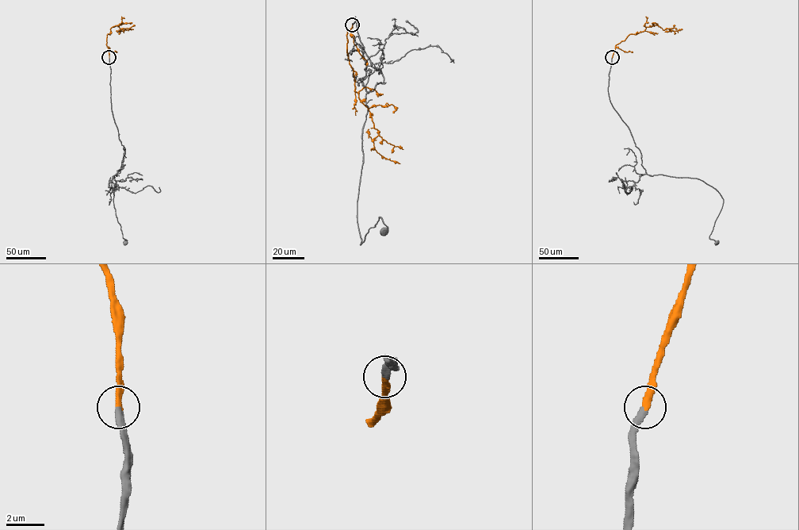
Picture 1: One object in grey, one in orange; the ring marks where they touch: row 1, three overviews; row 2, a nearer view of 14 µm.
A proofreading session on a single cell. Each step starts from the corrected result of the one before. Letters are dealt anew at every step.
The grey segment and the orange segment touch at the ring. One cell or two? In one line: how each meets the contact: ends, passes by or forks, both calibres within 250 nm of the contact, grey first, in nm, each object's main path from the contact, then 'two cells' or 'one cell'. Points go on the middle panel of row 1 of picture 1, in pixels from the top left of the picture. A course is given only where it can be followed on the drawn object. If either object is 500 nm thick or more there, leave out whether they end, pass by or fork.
grey ends | orange ends | 360/340 nm | grey via (352, 24), (355, 17), (362, 48), (384, 79), (365, 95), (361, 244), (379, 217), (383, 230) | orange via (352, 24), (346, 36), (347, 52), (354, 91), (378, 131), (374, 149), (399, 163) | one cell

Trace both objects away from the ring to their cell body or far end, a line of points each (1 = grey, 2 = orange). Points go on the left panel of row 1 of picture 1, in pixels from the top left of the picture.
1: (108, 58), (111, 110), (125, 150), (112, 186), (124, 242)
2: (108, 58), (106, 38), (110, 28), (118, 25), (120, 30), (122, 28), (120, 31), (133, 29)

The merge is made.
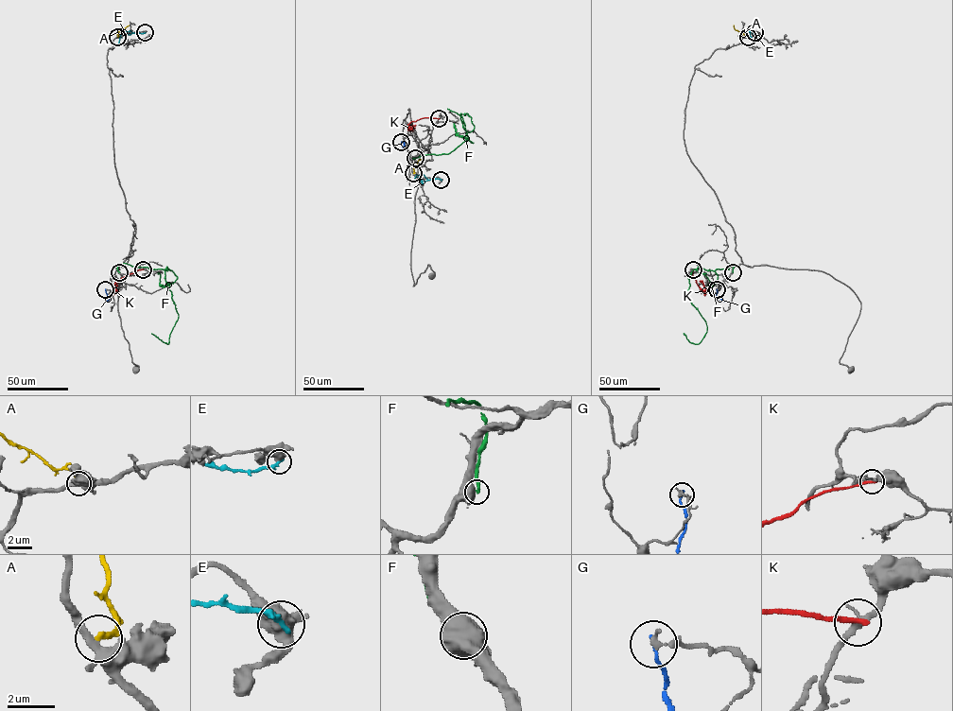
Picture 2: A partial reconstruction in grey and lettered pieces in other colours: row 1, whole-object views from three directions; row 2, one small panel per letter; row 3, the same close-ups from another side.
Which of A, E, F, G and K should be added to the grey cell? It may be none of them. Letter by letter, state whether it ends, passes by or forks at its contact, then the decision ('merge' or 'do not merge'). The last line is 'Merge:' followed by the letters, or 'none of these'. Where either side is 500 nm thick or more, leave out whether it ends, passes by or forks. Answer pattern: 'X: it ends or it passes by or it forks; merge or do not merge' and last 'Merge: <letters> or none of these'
A: it ends; do not merge
E: do not merge
F: do not merge
G: it ends; do not merge
K: it ends; do not merge
Merge: none of these

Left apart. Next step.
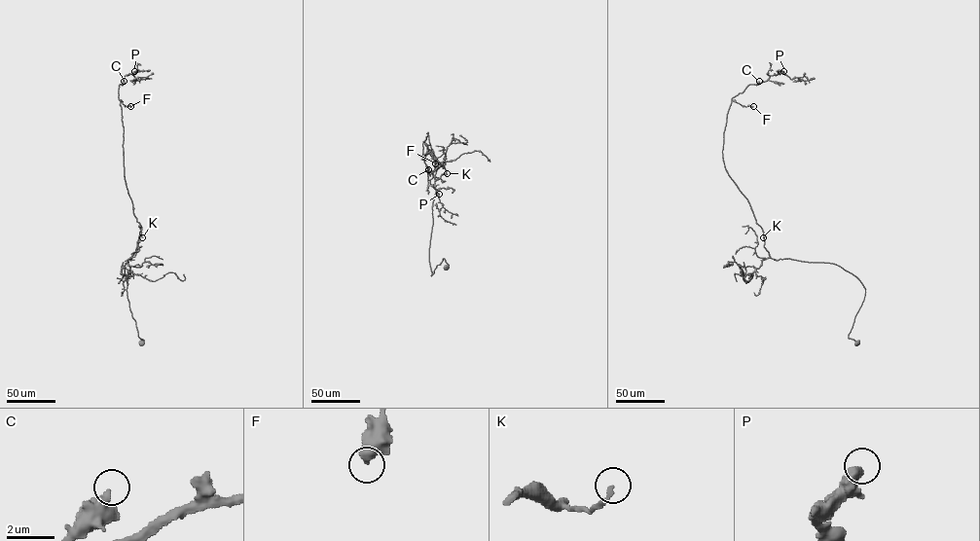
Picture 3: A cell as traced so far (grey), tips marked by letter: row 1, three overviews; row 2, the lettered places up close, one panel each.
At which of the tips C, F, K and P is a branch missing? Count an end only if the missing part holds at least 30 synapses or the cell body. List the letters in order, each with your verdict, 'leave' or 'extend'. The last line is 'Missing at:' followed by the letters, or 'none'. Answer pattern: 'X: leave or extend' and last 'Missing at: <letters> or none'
C: leave
F: leave
K: extend
P: leave
Missing at: K

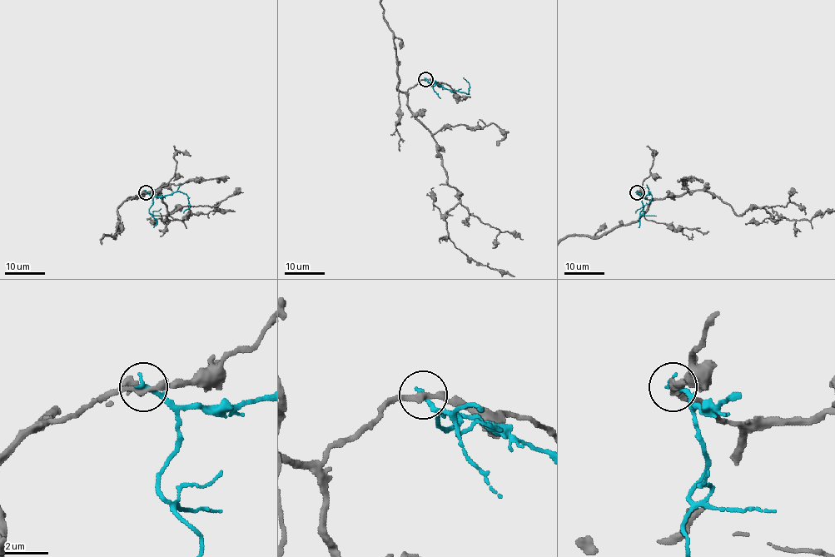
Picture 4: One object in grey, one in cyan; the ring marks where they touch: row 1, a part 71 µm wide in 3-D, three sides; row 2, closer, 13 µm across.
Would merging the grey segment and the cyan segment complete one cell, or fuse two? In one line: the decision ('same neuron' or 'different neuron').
different neuron

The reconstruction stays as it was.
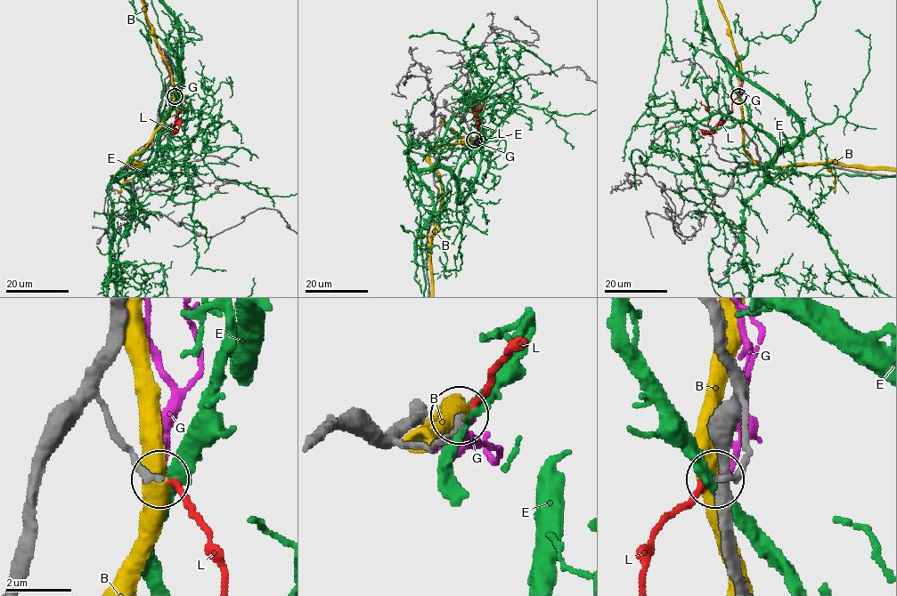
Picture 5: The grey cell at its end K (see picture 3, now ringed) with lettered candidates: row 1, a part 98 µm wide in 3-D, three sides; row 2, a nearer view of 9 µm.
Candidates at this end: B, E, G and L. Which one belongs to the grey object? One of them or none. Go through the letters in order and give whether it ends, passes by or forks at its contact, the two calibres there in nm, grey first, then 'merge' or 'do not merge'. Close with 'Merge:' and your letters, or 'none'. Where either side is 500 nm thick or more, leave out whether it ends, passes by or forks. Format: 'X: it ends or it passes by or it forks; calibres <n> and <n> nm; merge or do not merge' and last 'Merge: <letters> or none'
B: calibres 240 and 550 nm; do not merge
E: it passes by; calibres 220 and 360 nm; do not merge
G: it ends; calibres 240 and 200 nm; do not merge
L: it ends; calibres 200 and 180 nm; merge
Merge: L

